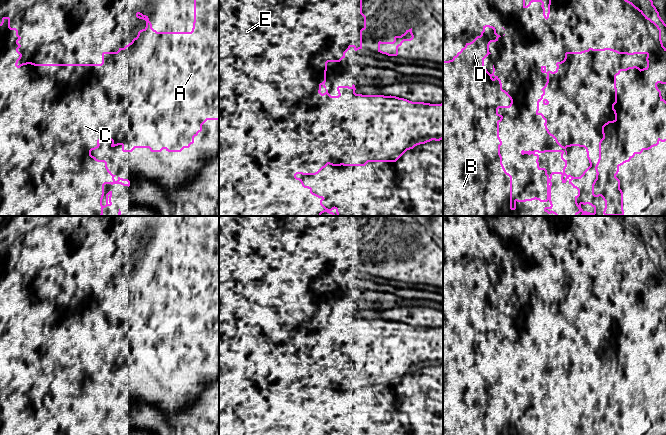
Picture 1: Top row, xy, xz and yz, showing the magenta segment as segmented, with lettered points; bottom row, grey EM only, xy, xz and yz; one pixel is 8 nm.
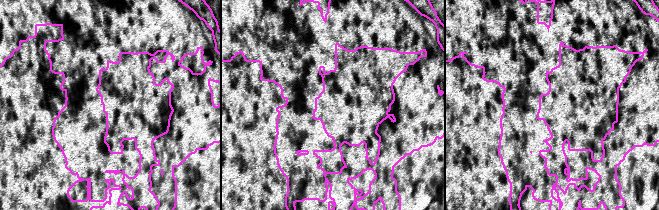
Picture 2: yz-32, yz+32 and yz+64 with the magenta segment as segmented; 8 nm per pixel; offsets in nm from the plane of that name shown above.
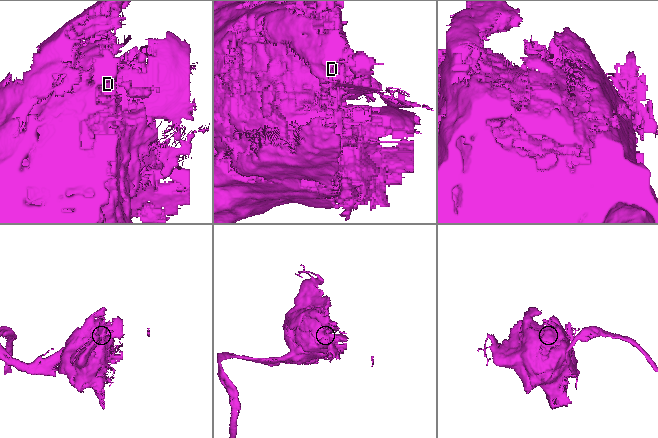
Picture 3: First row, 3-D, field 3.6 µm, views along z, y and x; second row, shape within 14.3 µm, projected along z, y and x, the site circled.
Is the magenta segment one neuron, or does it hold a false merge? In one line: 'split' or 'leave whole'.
split

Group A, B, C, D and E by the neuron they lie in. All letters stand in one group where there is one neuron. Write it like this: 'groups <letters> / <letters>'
groups A / B C D E

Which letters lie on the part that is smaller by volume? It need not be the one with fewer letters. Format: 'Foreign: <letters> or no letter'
Foreign: A

